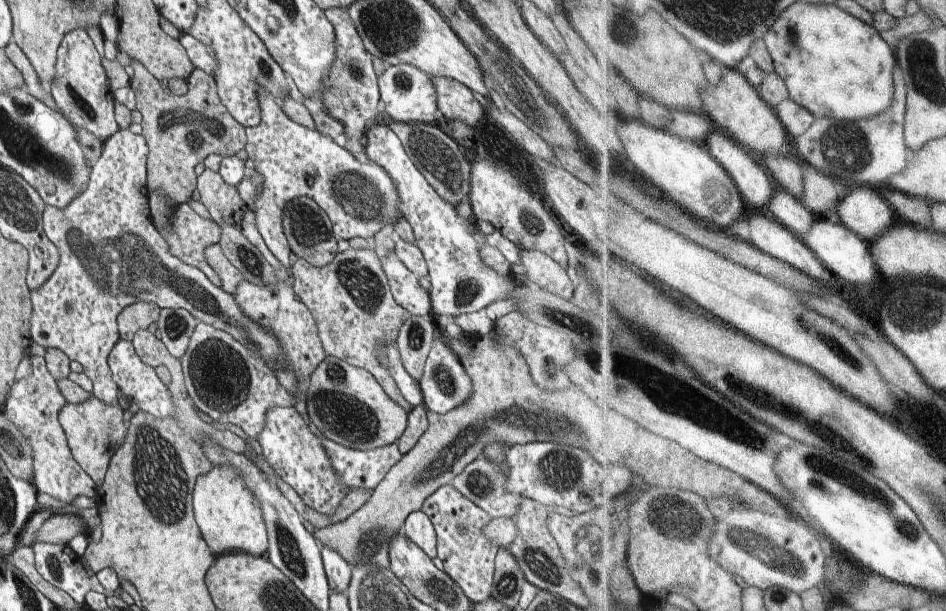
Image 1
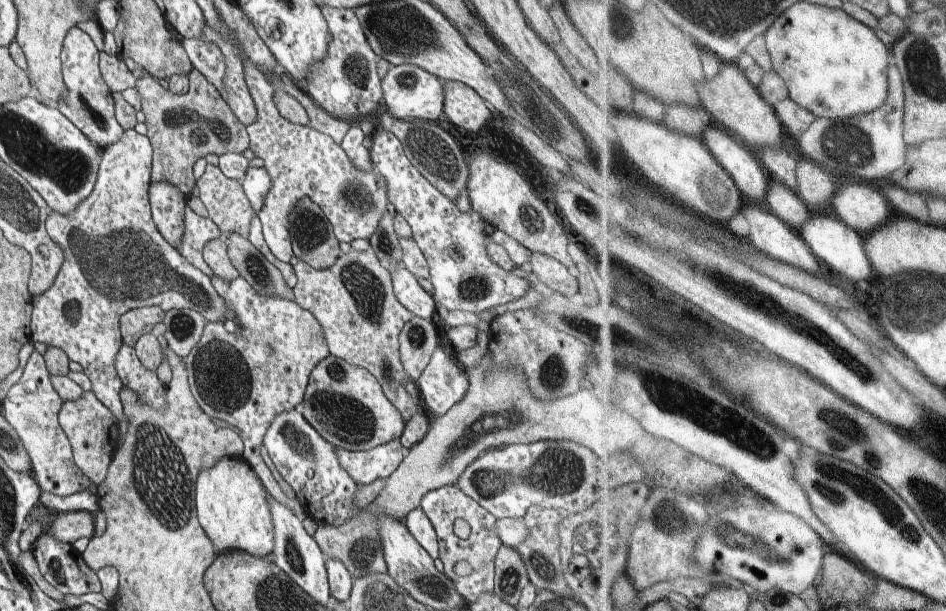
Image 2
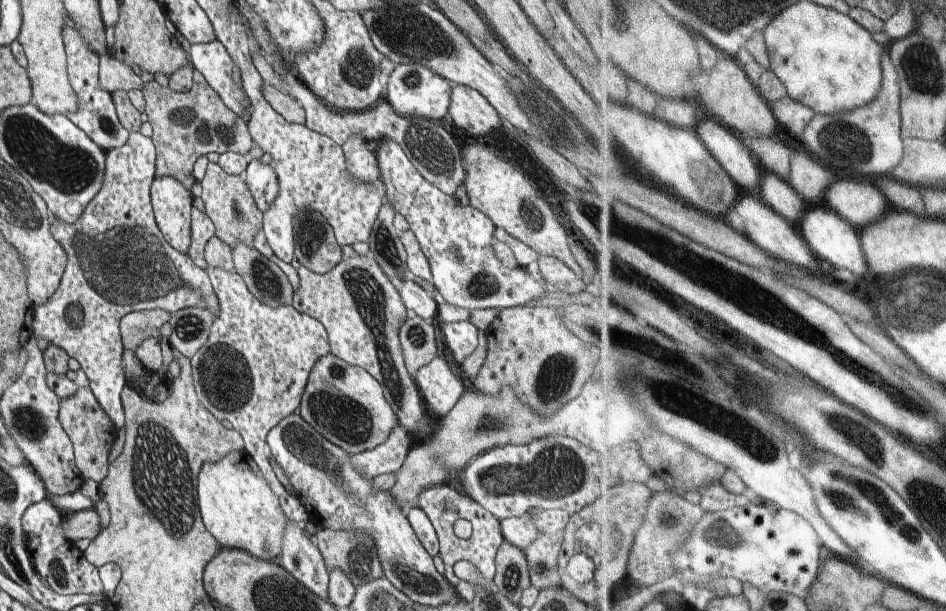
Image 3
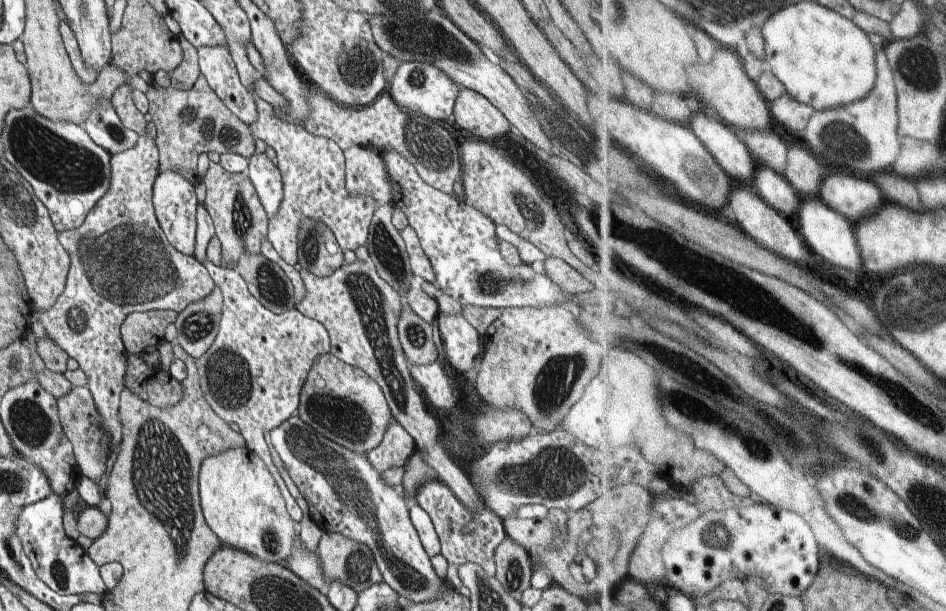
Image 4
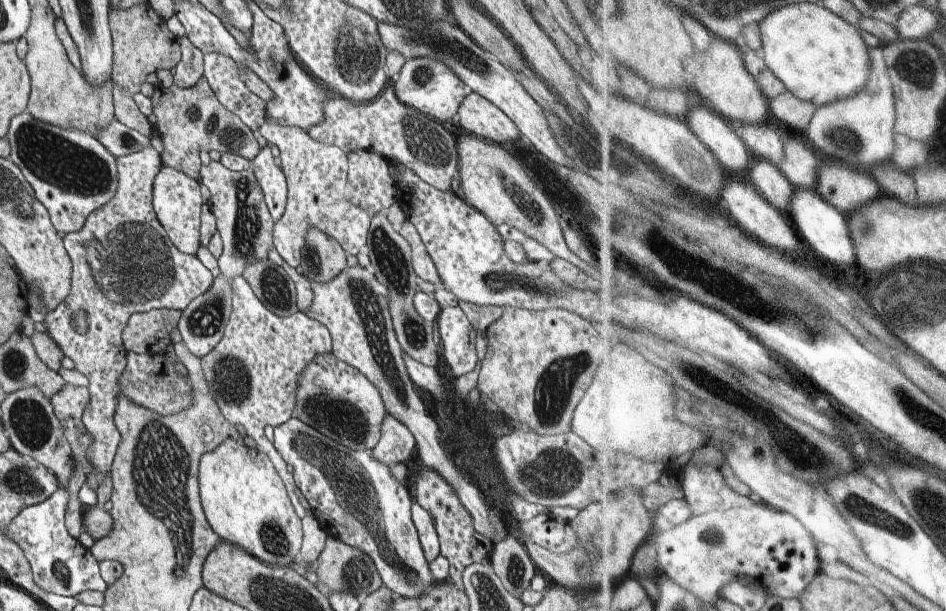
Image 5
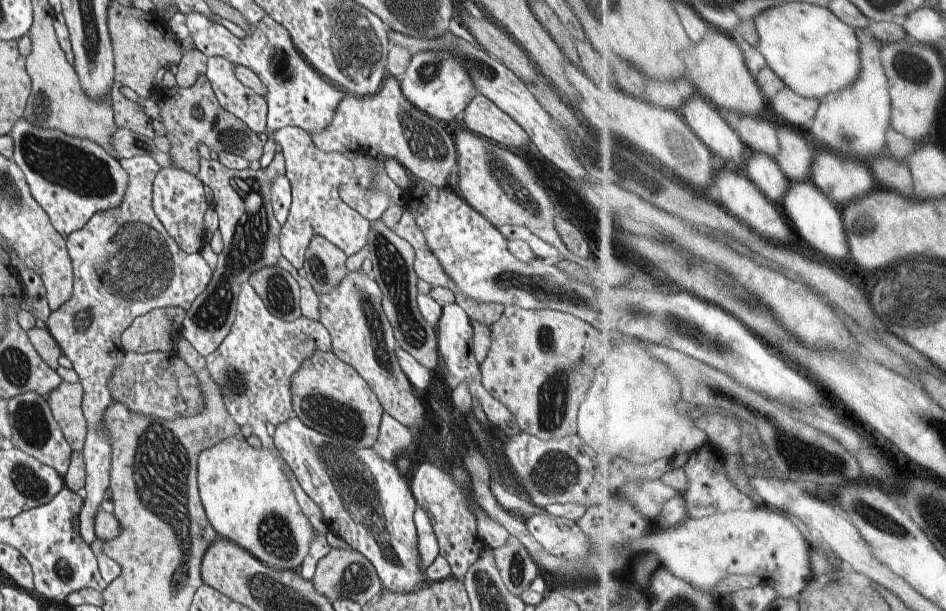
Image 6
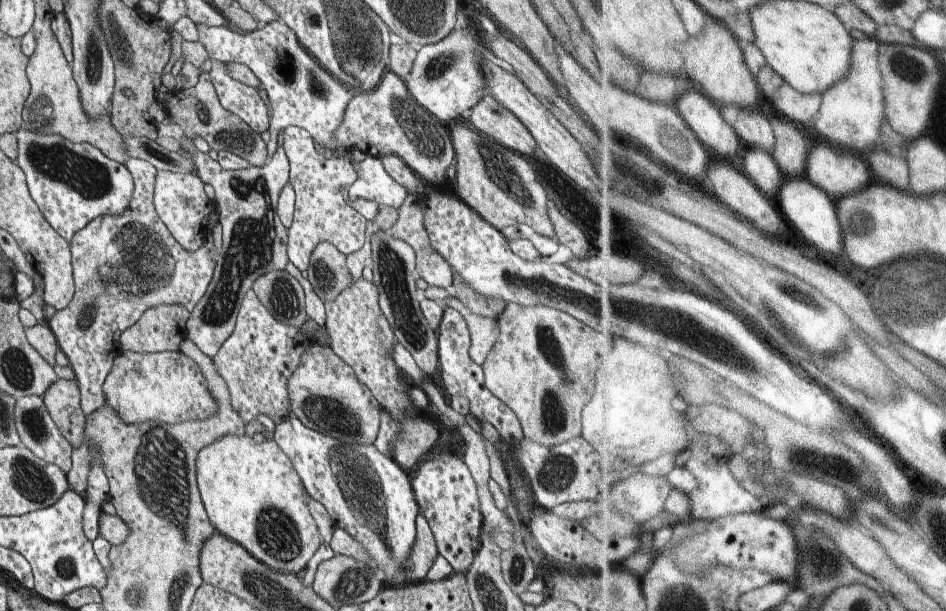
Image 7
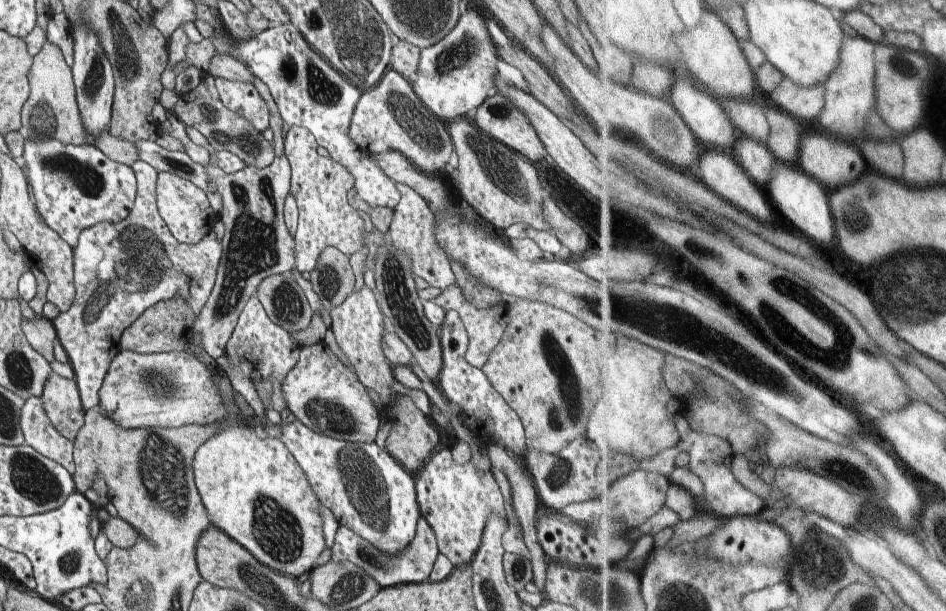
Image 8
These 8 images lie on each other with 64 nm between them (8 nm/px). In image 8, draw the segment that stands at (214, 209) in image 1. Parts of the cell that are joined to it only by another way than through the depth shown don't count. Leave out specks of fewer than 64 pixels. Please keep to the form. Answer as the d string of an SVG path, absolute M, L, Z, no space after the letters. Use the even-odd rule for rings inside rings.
M173 118L173 123L169 134L183 143L188 156L208 170L206 174L216 184L224 206L222 214L218 216L224 222L225 233L221 240L222 254L217 265L215 283L204 308L196 312L192 324L192 334L200 336L200 344L208 358L220 361L242 310L248 300L257 294L258 286L269 276L292 272L296 266L296 244L284 220L284 202L291 186L291 166L286 155L283 155L280 158L274 157L274 162L266 168L247 166L234 174L226 174L210 162L207 147L192 142L177 118Z

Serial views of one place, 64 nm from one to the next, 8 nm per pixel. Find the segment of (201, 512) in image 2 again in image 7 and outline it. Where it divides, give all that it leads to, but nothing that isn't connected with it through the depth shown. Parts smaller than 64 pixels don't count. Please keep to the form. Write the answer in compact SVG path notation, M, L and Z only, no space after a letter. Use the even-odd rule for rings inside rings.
M226 434L199 450L196 456L196 480L212 526L217 532L243 546L256 560L272 570L300 575L322 543L315 517L308 507L302 478L274 439L256 443L247 434Z

